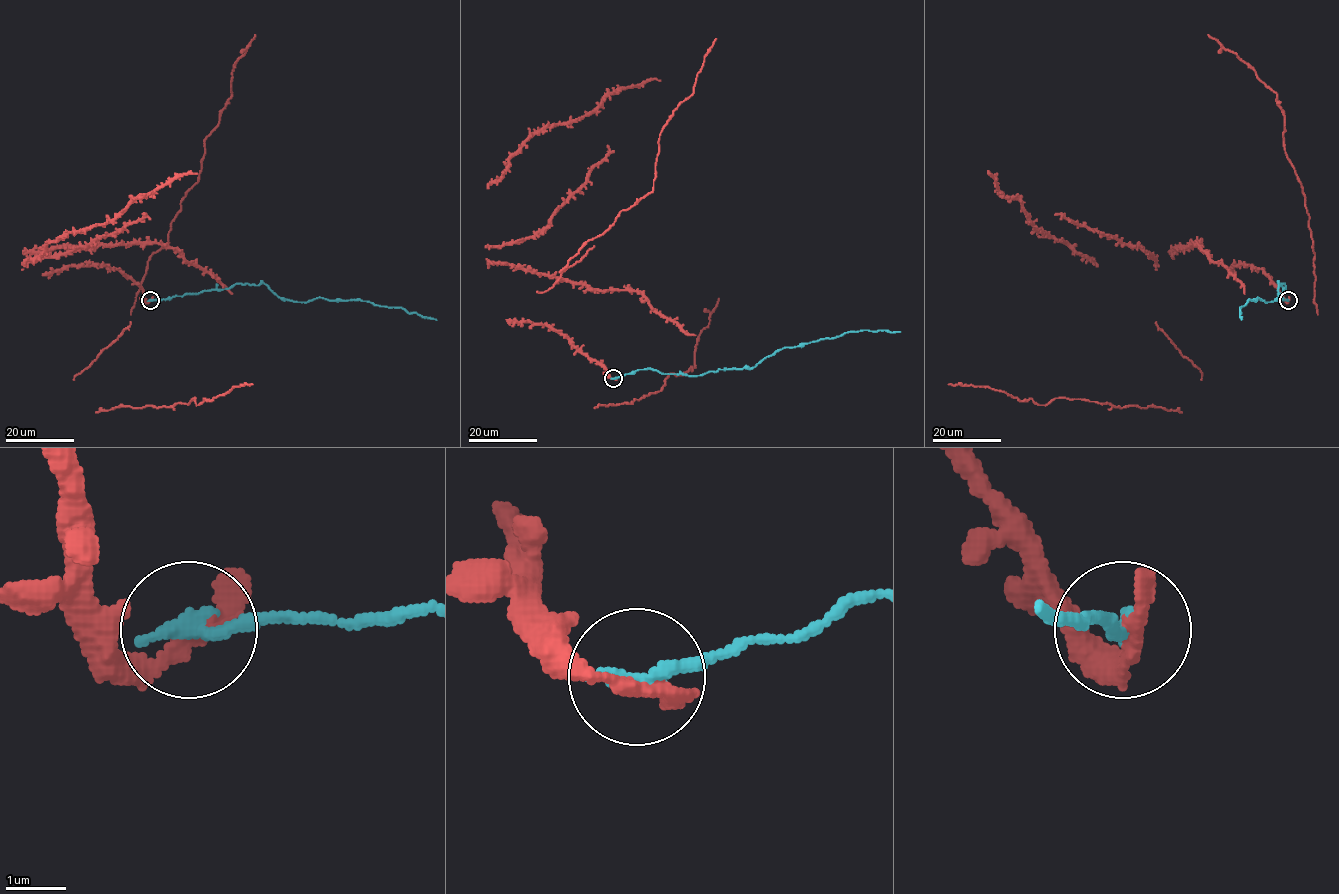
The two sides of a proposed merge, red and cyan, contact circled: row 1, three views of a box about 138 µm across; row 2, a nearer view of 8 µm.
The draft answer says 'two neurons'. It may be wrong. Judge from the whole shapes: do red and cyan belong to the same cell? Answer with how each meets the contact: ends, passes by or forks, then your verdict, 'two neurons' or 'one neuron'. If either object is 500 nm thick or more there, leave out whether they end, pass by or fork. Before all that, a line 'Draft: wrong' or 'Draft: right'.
Draft: right
red passes by; cyan ends; two neurons

